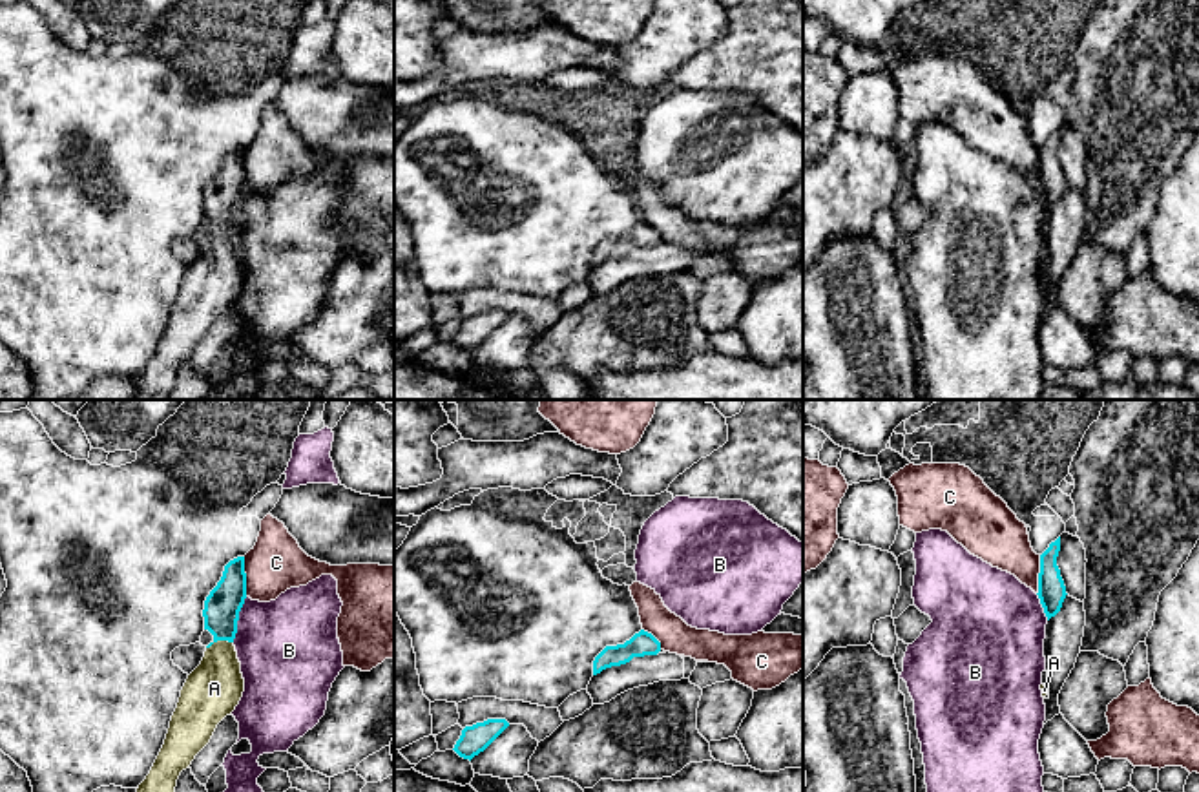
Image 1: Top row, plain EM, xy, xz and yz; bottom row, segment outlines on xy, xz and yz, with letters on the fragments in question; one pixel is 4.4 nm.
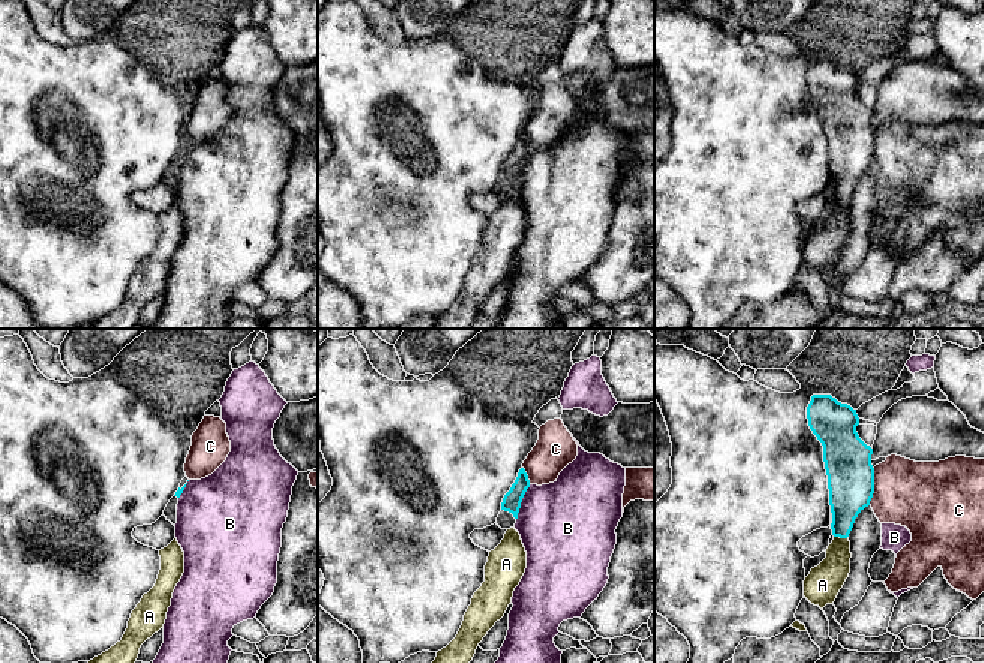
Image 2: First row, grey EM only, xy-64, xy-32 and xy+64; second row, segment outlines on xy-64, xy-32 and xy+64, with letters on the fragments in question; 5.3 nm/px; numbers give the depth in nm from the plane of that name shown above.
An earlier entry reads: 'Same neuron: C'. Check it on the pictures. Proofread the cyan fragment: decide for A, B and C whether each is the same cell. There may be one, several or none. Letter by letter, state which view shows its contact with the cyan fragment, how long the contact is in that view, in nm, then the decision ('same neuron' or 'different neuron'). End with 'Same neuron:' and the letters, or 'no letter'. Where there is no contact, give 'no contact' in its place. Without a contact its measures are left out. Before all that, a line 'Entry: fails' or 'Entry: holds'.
Entry: fails
A: xy | 120 nm | same neuron
B: xy | 220 nm | different neuron
C: xy | 180 nm | different neuron
Same neuron: A

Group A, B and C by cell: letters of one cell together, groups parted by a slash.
A / B / C

